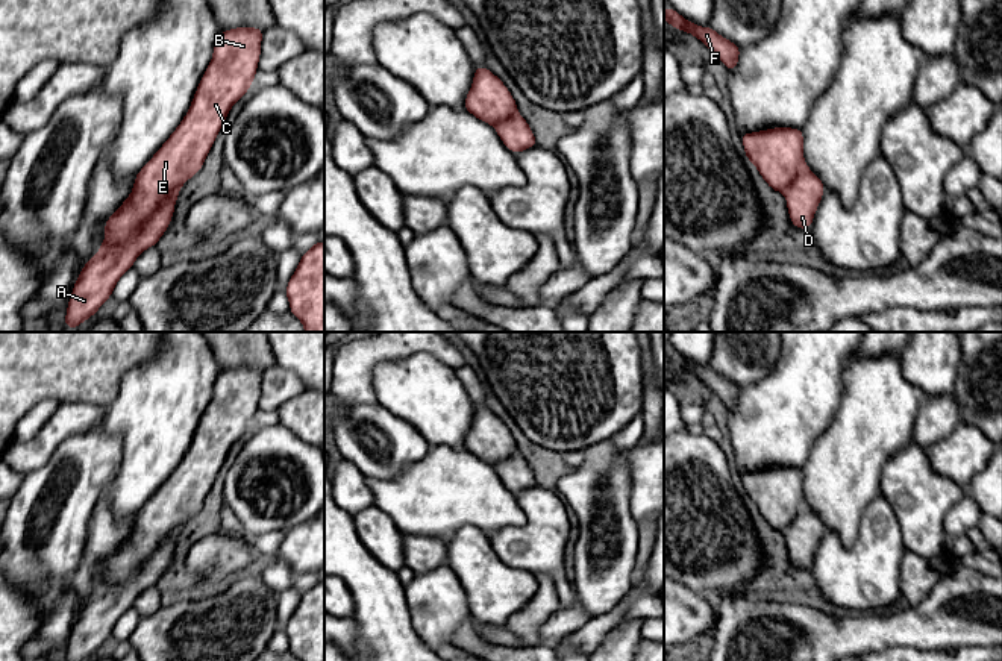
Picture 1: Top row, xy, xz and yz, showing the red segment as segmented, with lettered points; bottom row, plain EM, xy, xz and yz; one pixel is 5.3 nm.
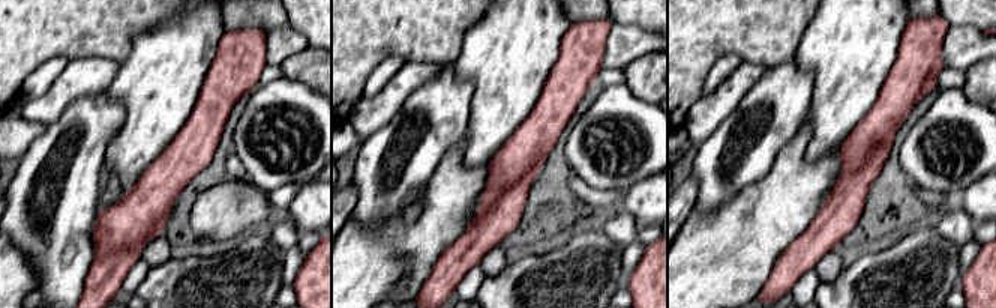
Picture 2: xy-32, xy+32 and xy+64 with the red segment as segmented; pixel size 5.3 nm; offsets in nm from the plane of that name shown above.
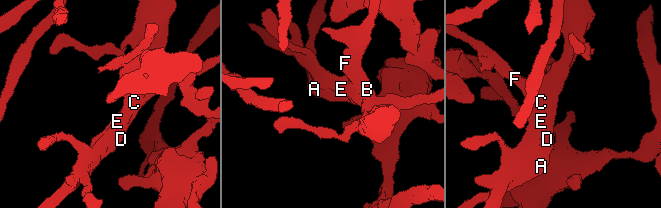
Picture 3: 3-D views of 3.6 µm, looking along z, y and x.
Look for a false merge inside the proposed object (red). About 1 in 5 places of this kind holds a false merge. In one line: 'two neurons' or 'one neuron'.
one neuron

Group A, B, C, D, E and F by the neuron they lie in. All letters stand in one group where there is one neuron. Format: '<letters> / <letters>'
A B C D E F

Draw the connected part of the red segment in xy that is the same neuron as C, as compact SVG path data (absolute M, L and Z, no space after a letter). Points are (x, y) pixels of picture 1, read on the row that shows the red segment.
M235 27L217 38L186 115L138 171L130 196L106 220L100 250L74 282L67 327L76 329L91 318L136 258L165 233L182 185L202 170L229 111L253 83L262 35L259 27Z

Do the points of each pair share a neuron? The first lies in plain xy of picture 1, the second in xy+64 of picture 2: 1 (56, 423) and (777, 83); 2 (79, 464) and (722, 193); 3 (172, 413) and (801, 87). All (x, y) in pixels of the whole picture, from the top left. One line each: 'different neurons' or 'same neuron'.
1: different neurons
2: same neuron
3: different neurons

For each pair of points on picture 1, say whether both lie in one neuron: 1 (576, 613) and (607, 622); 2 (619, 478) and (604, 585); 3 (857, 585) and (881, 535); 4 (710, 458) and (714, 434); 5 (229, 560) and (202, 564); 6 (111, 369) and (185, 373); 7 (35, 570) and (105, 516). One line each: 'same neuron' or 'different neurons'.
1: different neurons
2: same neuron
3: same neuron
4: different neurons
5: same neuron
6: different neurons
7: different neurons

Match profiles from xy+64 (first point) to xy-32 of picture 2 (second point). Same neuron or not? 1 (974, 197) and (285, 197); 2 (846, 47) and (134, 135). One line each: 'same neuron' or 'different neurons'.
1: different neurons
2: same neuron

